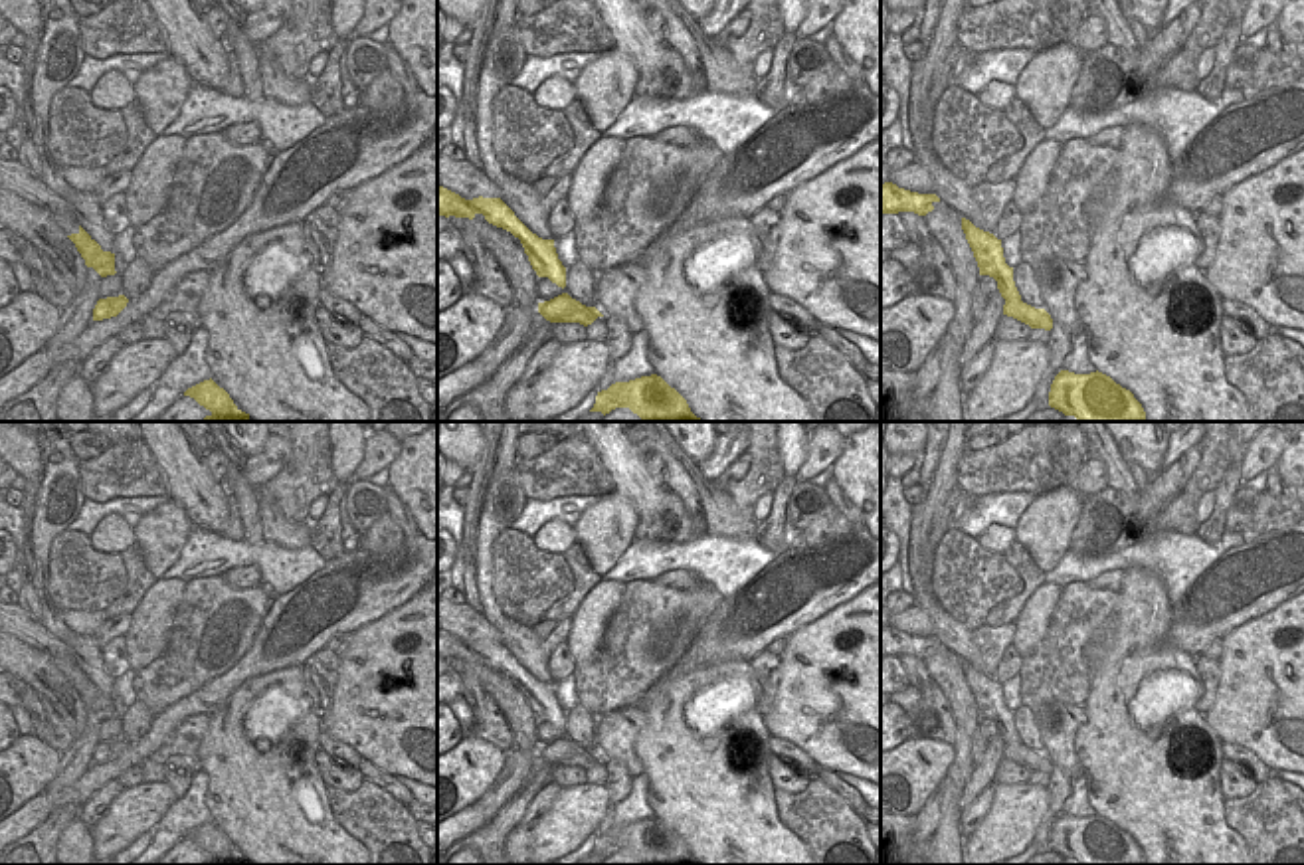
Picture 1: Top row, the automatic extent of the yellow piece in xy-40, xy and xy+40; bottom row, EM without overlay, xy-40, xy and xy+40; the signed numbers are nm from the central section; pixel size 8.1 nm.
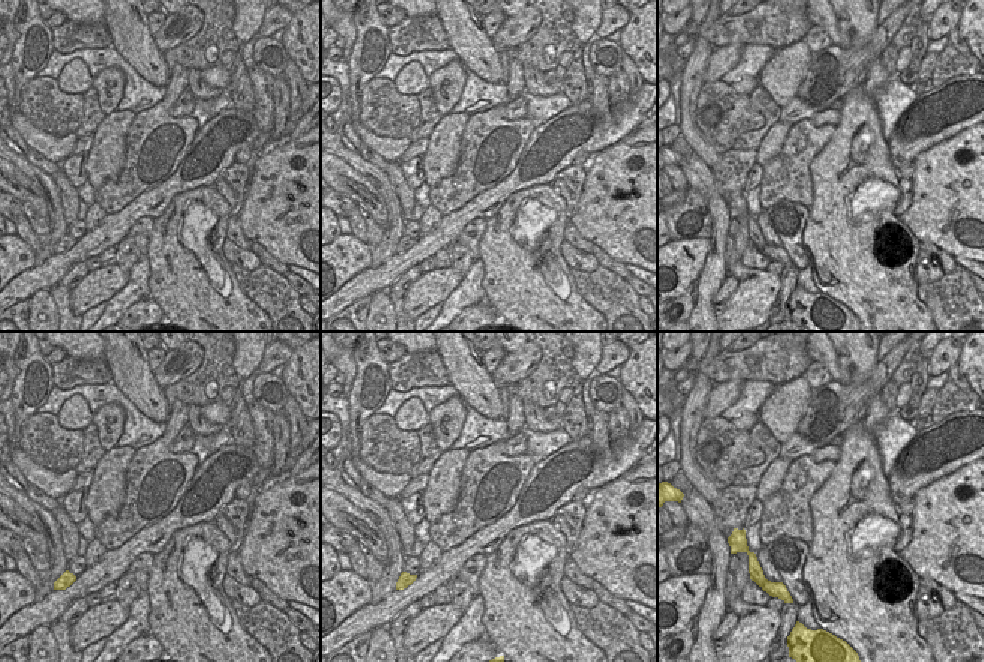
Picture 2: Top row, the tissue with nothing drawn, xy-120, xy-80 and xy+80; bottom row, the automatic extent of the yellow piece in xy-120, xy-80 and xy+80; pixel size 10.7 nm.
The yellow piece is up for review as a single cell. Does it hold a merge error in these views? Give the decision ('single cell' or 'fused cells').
fused cells

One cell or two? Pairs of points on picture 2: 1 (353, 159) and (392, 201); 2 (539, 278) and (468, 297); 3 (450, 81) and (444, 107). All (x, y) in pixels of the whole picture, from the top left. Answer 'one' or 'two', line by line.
1: one
2: two
3: one

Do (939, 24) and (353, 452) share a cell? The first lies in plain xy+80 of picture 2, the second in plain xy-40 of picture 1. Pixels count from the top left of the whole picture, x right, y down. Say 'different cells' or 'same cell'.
different cells

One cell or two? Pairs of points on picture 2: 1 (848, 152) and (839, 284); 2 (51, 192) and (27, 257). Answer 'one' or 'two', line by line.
1: one
2: two

